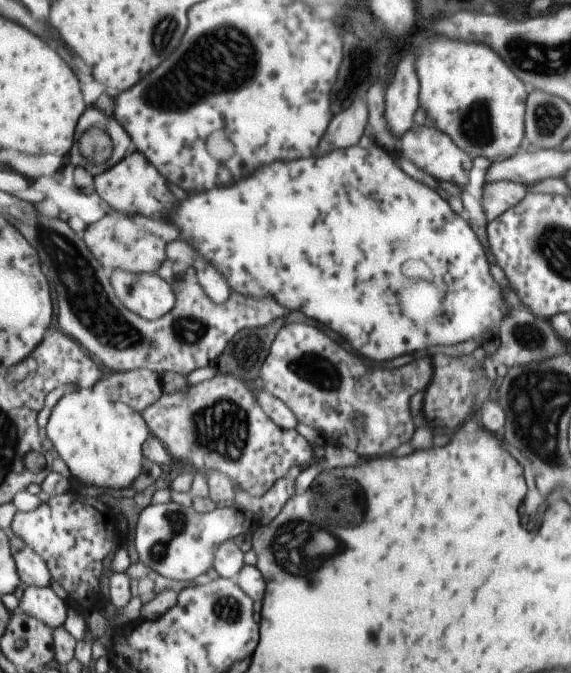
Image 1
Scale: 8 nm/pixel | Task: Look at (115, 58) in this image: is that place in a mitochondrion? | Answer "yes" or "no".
no

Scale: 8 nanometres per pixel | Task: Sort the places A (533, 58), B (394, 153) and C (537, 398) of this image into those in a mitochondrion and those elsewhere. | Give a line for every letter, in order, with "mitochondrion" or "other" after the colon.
A: mitochondrion
B: other
C: mitochondrion

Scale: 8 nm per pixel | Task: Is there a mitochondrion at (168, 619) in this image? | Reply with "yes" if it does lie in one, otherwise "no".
no

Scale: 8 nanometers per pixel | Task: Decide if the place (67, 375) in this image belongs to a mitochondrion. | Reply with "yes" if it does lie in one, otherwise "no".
no

